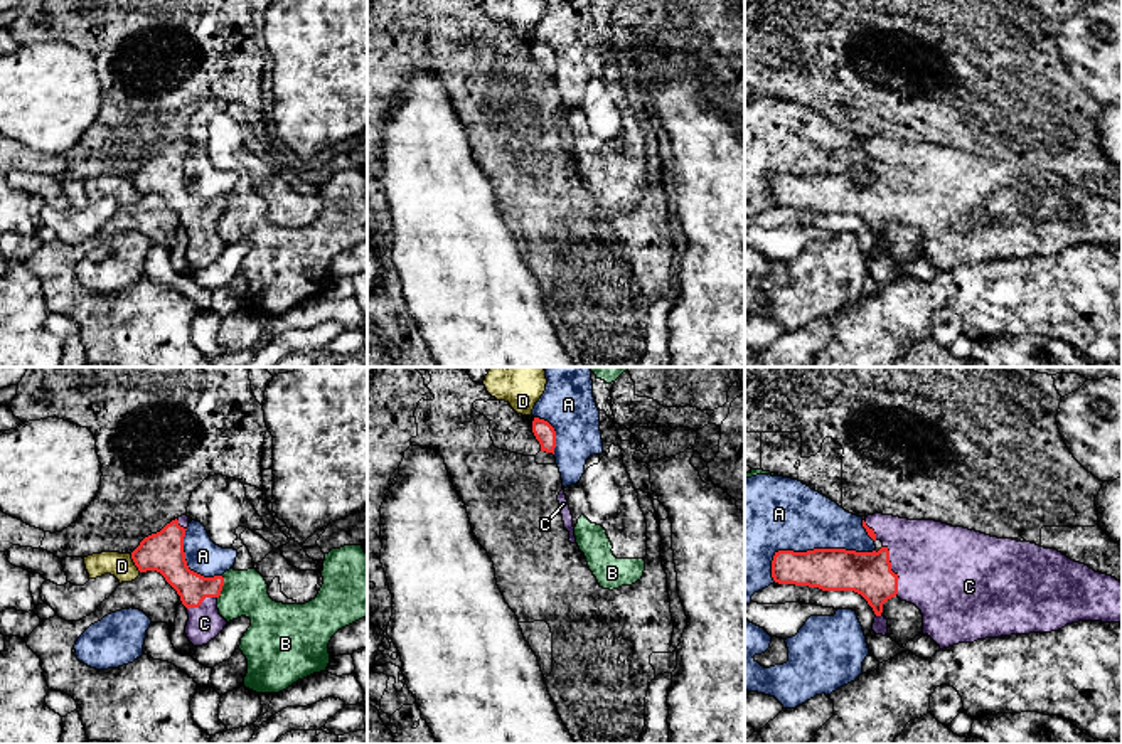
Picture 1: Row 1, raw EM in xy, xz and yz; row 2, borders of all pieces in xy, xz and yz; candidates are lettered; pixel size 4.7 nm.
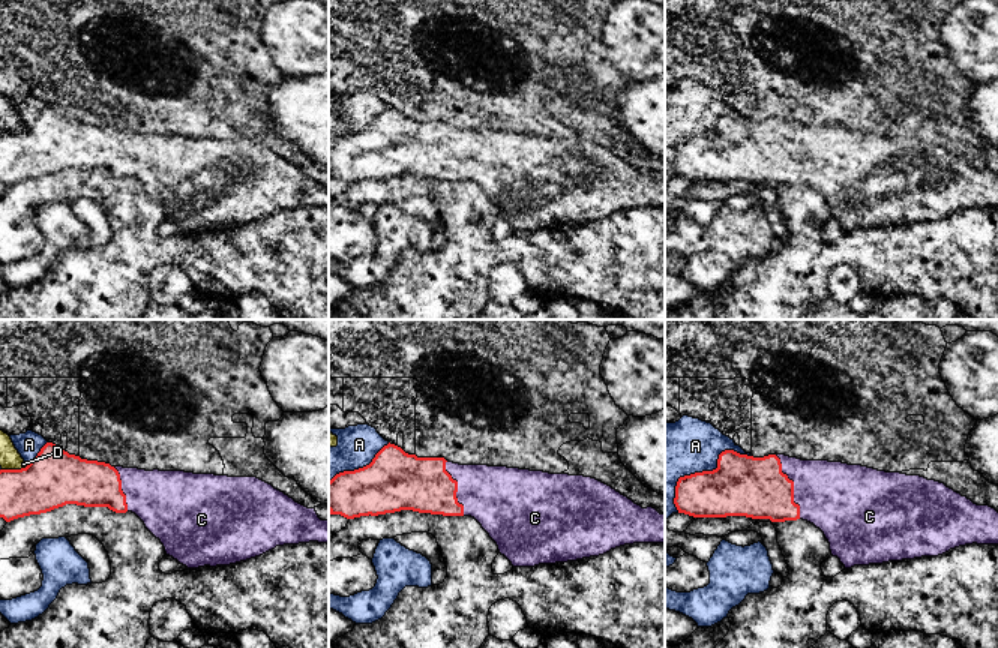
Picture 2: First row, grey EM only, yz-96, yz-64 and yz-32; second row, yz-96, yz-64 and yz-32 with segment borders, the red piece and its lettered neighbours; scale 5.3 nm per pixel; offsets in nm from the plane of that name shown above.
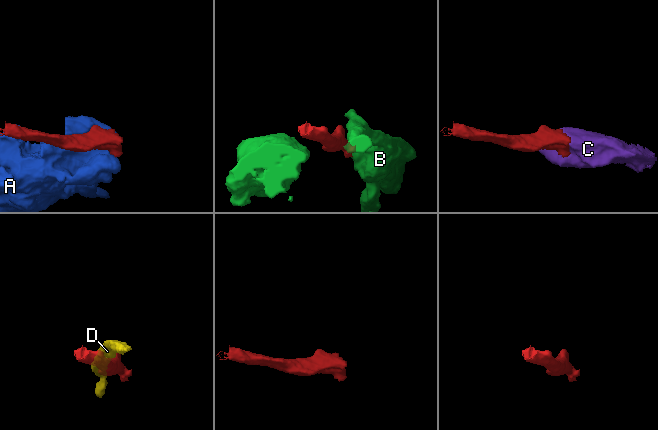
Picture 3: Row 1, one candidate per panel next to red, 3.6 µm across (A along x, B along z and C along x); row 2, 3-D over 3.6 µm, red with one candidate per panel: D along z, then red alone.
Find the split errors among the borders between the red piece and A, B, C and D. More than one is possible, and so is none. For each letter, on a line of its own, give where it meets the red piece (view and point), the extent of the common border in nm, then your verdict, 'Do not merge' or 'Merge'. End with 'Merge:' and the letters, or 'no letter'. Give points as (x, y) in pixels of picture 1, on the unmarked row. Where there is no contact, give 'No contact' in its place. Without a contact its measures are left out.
A: Touches red at yz (814, 172). Shared border 500 nm. Do not merge
B: Touches red at xy (221, 211). Shared border 110 nm. Do not merge
C: Touches red at yz (892, 194). Shared border 240 nm. Merge
D: Touches red at xy (133, 184). Shared border 100 nm. Do not merge
Merge: C

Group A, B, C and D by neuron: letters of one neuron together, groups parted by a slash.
A / B / C / D

